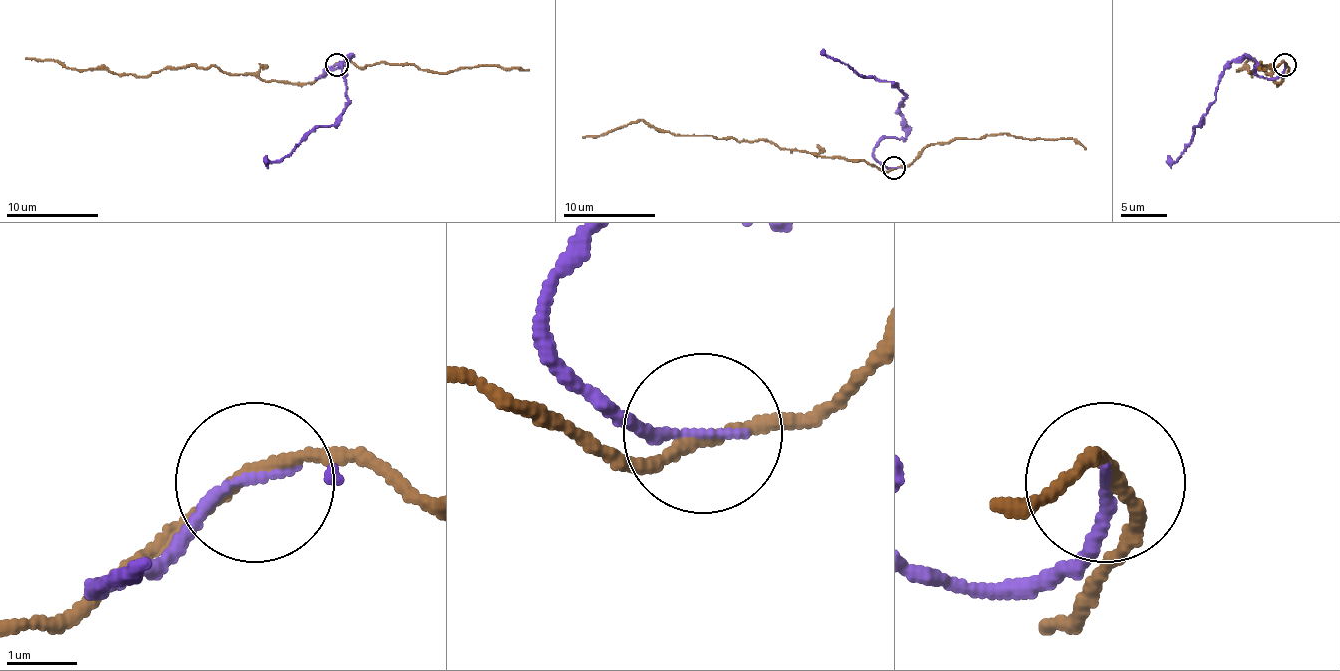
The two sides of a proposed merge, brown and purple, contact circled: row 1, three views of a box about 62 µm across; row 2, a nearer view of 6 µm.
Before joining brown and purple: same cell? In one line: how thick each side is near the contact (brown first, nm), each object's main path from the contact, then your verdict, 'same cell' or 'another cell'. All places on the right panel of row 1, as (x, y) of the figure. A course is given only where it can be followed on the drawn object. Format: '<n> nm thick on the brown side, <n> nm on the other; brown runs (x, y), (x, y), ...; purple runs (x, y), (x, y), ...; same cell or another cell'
180 nm thick on the brown side, 160 nm on the other; brown runs (1284, 65), (1288, 70), (1277, 84), (1259, 65), (1252, 77), (1238, 70), (1254, 58); purple runs (1284, 65), (1265, 79), (1254, 61), (1236, 58), (1192, 143), (1174, 162), (1169, 157); another cell

